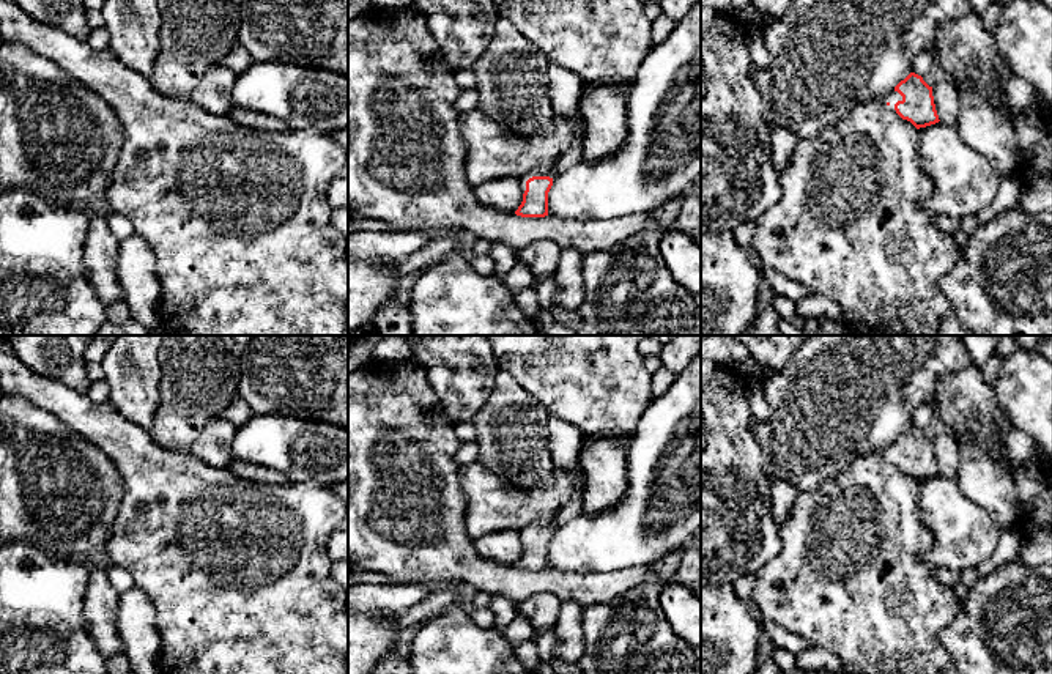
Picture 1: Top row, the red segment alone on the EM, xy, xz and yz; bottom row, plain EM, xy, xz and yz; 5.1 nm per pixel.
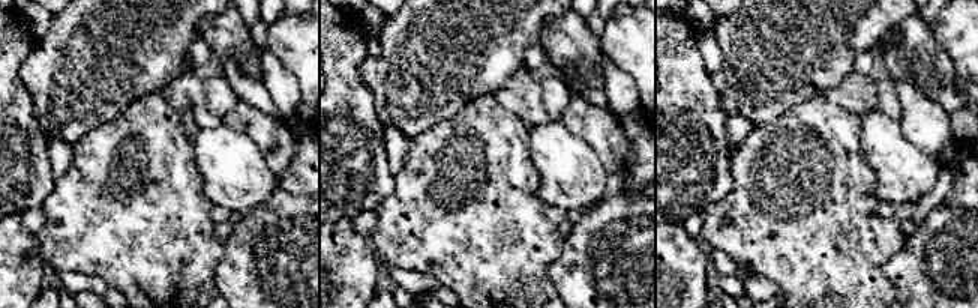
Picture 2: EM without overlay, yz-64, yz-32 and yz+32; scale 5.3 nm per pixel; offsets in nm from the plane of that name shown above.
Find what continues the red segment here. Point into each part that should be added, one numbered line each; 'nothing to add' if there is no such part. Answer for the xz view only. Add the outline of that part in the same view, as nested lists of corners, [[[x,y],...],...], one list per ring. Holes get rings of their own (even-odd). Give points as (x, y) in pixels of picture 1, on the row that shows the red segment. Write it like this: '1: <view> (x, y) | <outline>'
1: xz (574, 155) | [[[578,135],[570,142],[570,146],[557,157],[557,161],[554,162],[554,165],[546,170],[545,173],[542,172],[532,172],[528,173],[524,178],[521,178],[521,191],[524,194],[526,191],[526,181],[532,176],[550,176],[550,178],[556,178],[561,172],[564,172],[565,168],[569,168],[573,164],[578,164],[583,161],[583,137]]]

